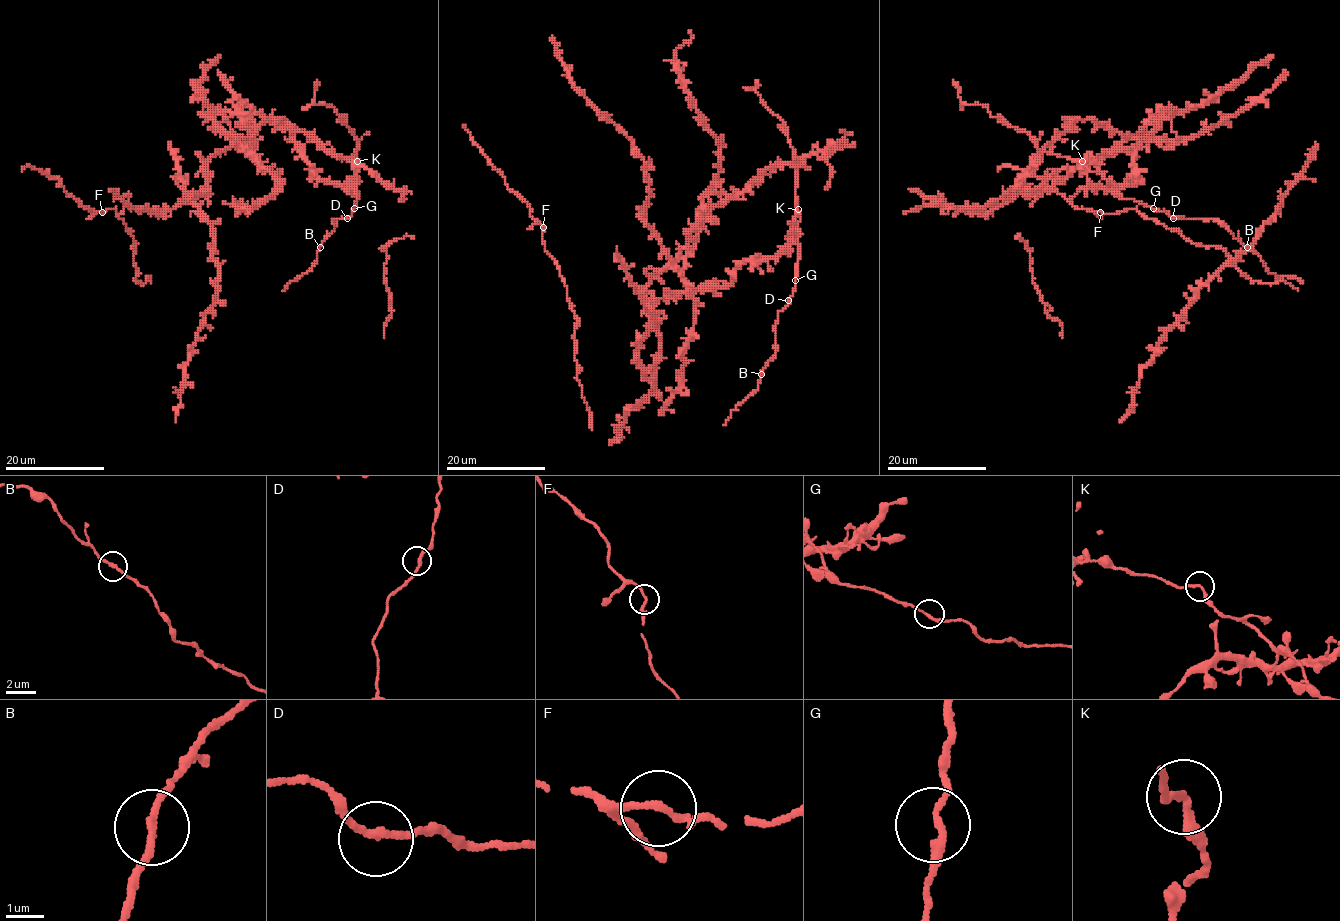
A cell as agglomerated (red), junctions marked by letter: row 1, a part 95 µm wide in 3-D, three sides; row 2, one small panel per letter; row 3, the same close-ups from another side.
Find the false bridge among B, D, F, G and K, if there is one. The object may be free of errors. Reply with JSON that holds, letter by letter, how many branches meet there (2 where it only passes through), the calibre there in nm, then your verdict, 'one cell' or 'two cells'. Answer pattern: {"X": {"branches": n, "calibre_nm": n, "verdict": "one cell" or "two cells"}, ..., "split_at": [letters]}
{"B": {"branches": 2, "calibre_nm": 180, "verdict": "one cell"}, "D": {"branches": 2, "calibre_nm": 200, "verdict": "one cell"}, "F": {"branches": 2, "calibre_nm": 180, "verdict": "one cell"}, "G": {"branches": 2, "calibre_nm": 180, "verdict": "one cell"}, "K": {"branches": 2, "calibre_nm": 190, "verdict": "one cell"}, "split_at": []}

